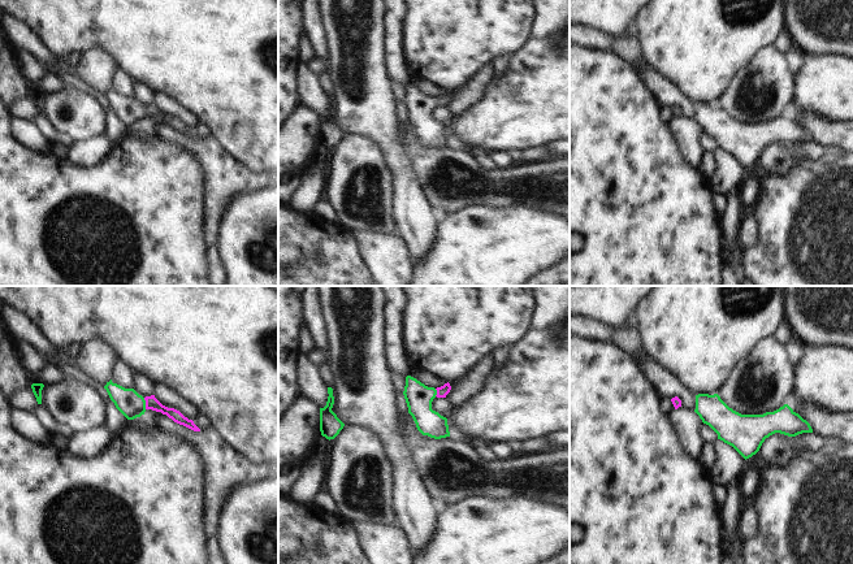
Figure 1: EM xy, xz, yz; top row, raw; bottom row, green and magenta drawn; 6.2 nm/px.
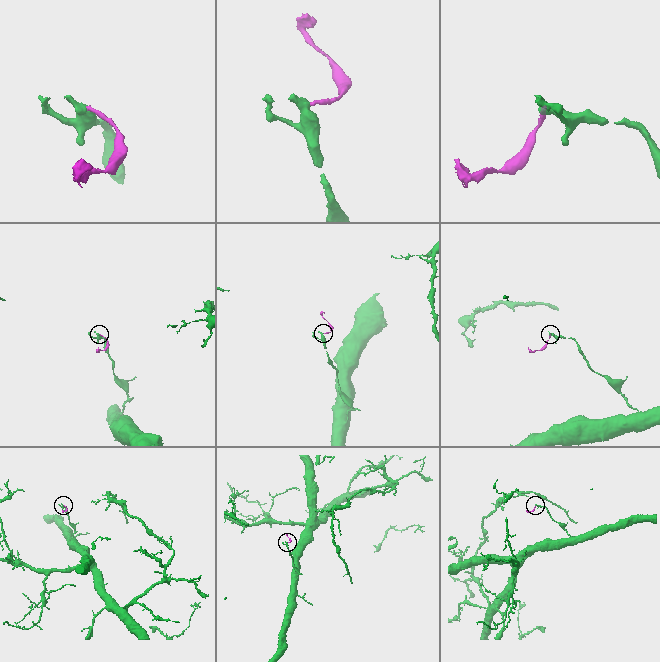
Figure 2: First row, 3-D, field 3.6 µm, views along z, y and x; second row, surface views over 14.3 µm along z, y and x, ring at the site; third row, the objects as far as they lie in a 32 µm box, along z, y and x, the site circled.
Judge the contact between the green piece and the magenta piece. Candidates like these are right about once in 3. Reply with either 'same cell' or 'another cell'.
same cell

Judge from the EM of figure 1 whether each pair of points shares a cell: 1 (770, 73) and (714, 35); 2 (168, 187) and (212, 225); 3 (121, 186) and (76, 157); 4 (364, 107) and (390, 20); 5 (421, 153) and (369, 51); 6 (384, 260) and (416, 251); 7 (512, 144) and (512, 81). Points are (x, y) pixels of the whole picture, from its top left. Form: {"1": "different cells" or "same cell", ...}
{"1": "different cells", "2": "different cells", "3": "different cells", "4": "different cells", "5": "different cells", "6": "different cells", "7": "same cell"}

